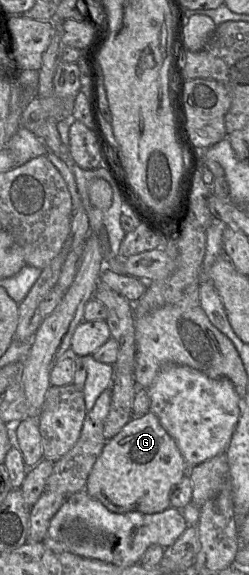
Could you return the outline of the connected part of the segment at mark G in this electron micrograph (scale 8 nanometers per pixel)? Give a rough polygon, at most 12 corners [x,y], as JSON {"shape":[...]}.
{"shape":[[149,412],[106,442],[85,489],[160,513],[188,471]]}

